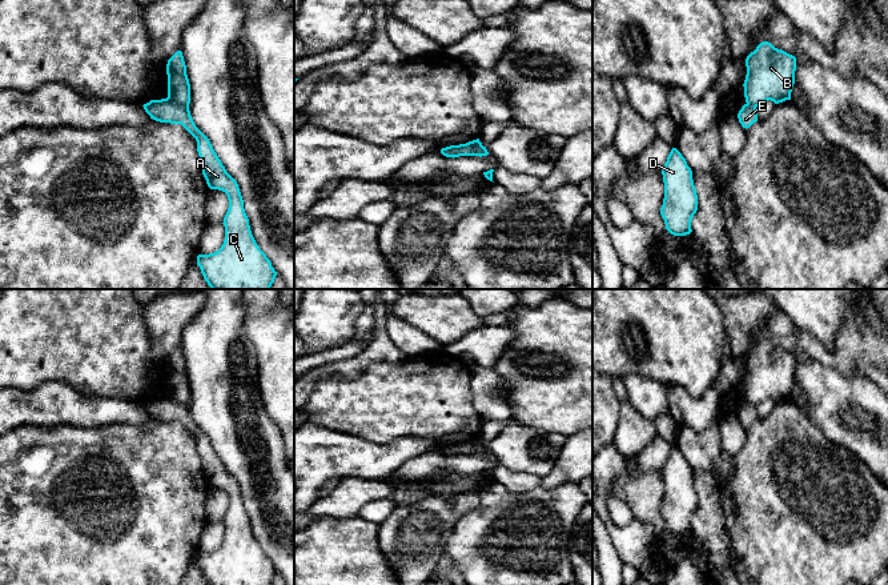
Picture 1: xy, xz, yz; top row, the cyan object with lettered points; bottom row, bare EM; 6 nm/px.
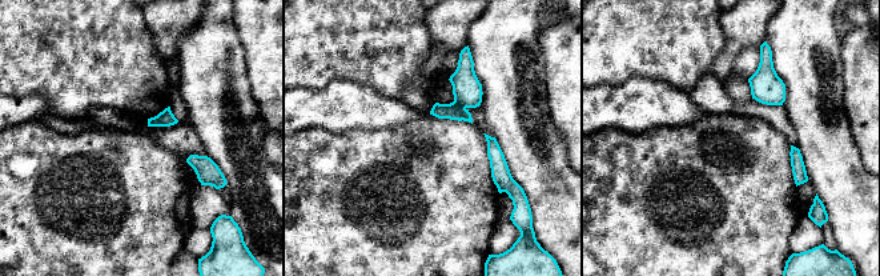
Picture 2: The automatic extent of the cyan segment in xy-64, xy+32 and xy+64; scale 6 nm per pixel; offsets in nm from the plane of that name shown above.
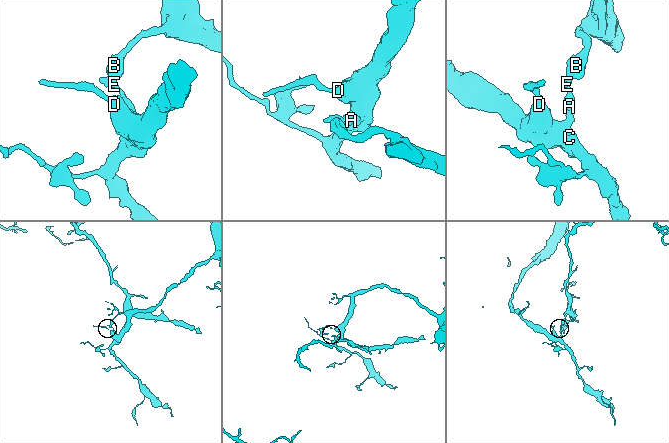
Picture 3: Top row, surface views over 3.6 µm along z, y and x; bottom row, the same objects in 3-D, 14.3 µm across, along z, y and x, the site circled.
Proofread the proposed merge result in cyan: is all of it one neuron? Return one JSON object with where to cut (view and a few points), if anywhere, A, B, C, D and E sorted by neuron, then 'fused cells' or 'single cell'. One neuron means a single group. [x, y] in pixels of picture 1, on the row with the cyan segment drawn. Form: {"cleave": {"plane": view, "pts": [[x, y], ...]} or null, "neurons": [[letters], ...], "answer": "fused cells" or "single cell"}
{"cleave": {"plane": "xy", "pts": [[167, 97], [188, 107]]}, "neurons": [["A", "C", "D", "E"], ["B"]], "answer": "fused cells"}

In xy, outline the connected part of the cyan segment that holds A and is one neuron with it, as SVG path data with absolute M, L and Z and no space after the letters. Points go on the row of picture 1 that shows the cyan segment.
M168 97L150 100L142 107L150 119L181 124L196 139L208 187L228 196L224 244L214 253L197 256L197 265L208 285L212 289L270 289L277 272L252 235L238 184L226 172L209 139L196 127L189 107Z

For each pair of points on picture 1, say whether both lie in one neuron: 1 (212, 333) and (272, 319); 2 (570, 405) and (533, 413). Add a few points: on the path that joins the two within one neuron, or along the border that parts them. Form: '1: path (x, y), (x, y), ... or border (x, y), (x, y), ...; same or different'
1: border (244, 303), (245, 333), (256, 355); different
2: path (561, 405), (542, 405); same

